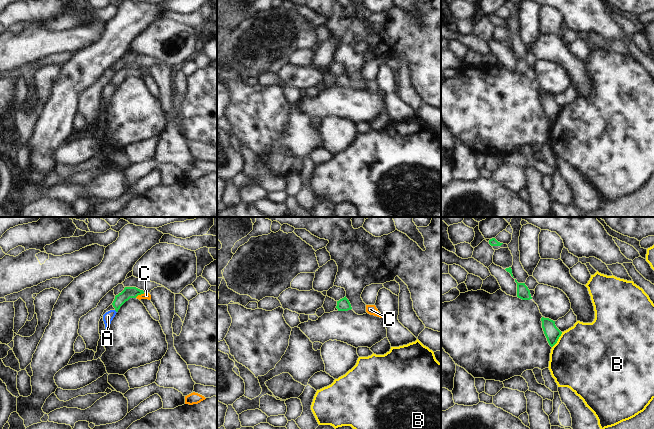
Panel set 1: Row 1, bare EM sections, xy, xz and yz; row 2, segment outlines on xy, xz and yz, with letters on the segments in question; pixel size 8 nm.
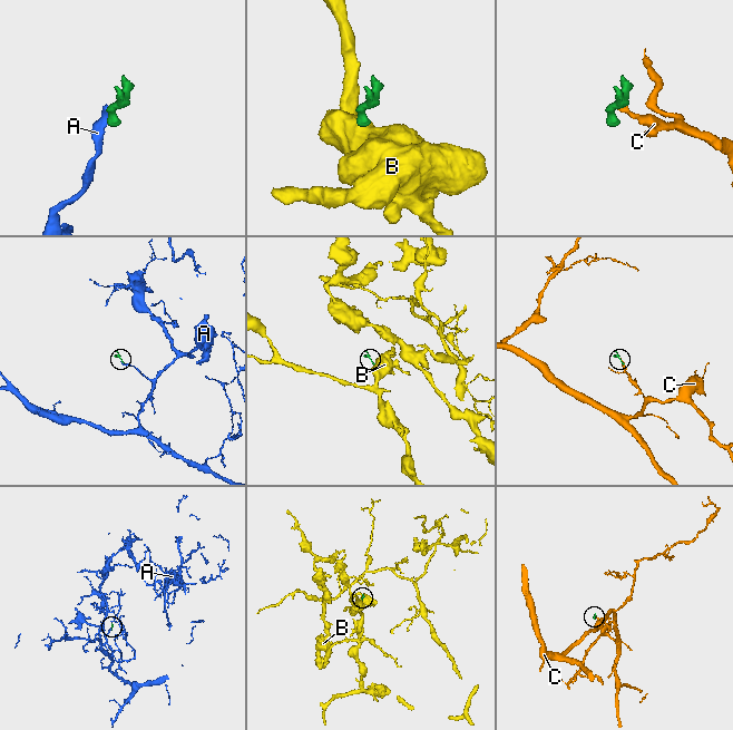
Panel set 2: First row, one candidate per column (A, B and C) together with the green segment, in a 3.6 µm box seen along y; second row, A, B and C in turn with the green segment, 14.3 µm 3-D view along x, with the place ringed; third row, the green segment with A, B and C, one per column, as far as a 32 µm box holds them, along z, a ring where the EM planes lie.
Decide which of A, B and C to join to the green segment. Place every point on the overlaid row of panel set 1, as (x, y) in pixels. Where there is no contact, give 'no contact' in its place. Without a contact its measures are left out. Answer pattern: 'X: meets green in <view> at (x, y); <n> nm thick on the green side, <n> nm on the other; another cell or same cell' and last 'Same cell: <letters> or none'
A: no contact; another cell
B: meets green in yz at (557, 340); 120 nm thick on the green side, 500 nm on the other; another cell
C: meets green in xy at (139, 294); 100 nm thick on the green side, 50 nm on the other; another cell
Same cell: none

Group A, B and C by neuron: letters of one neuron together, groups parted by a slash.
A / B / C

